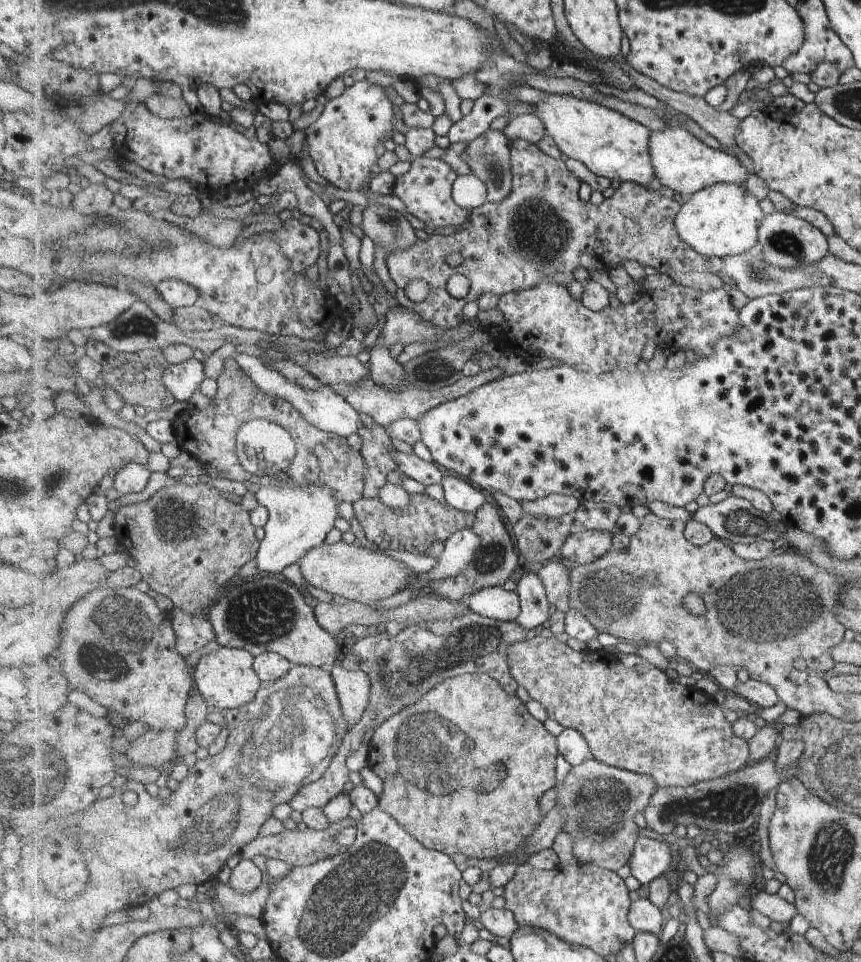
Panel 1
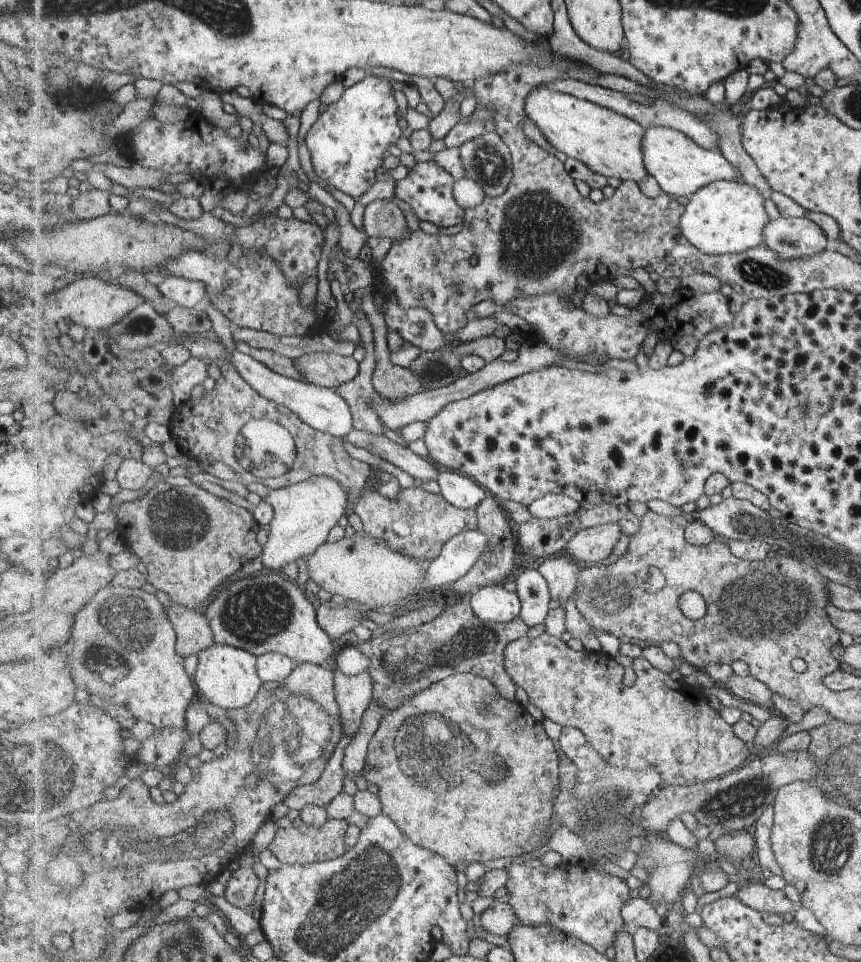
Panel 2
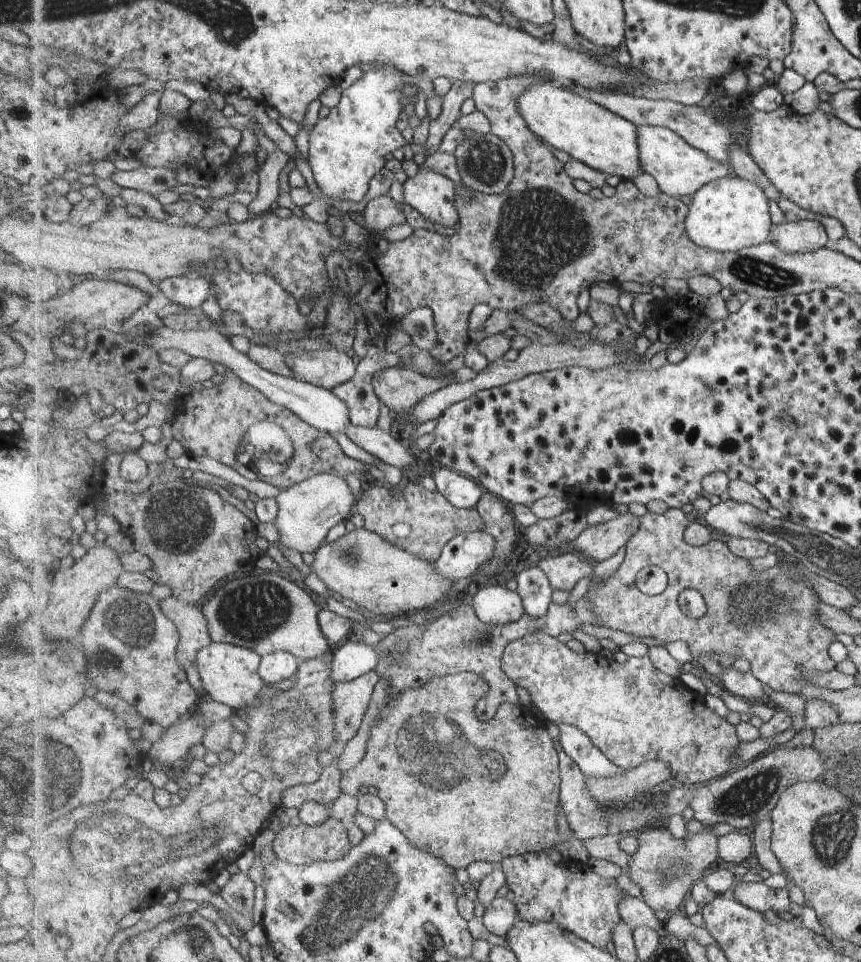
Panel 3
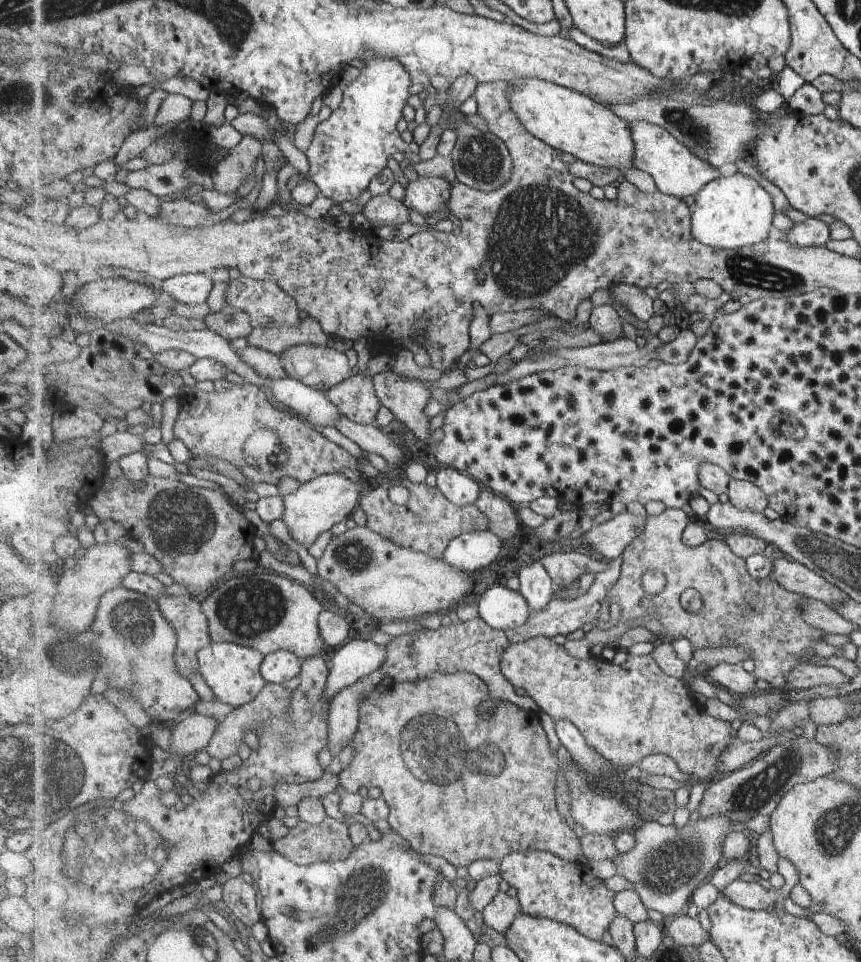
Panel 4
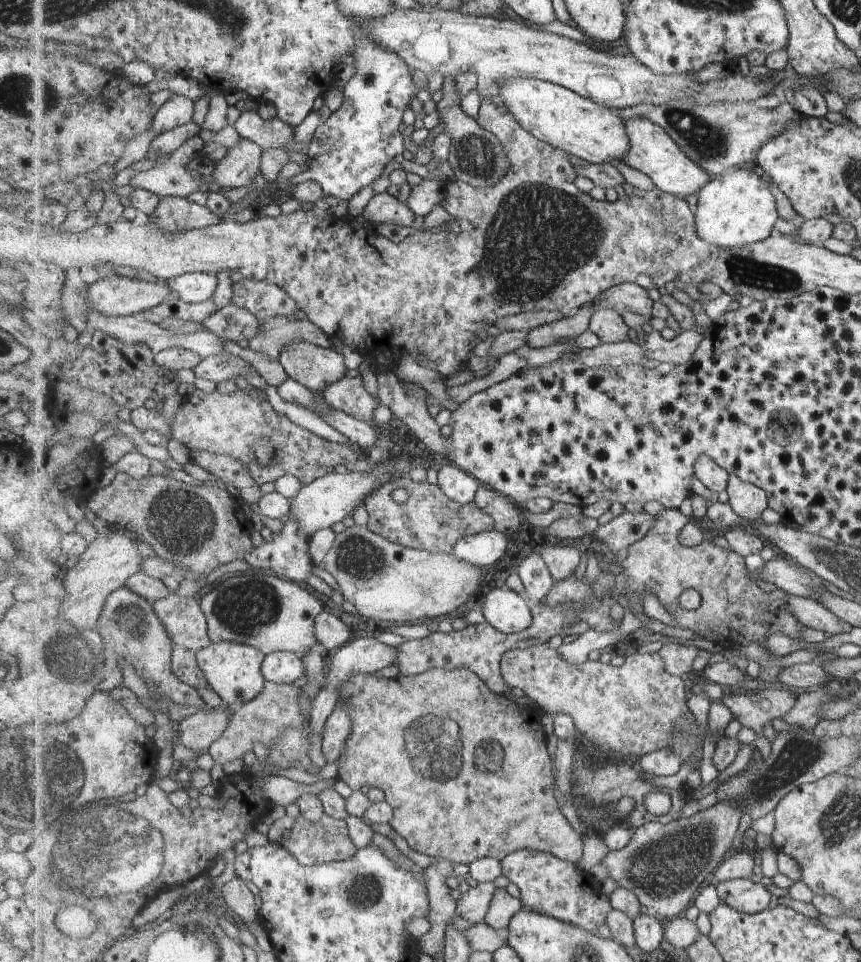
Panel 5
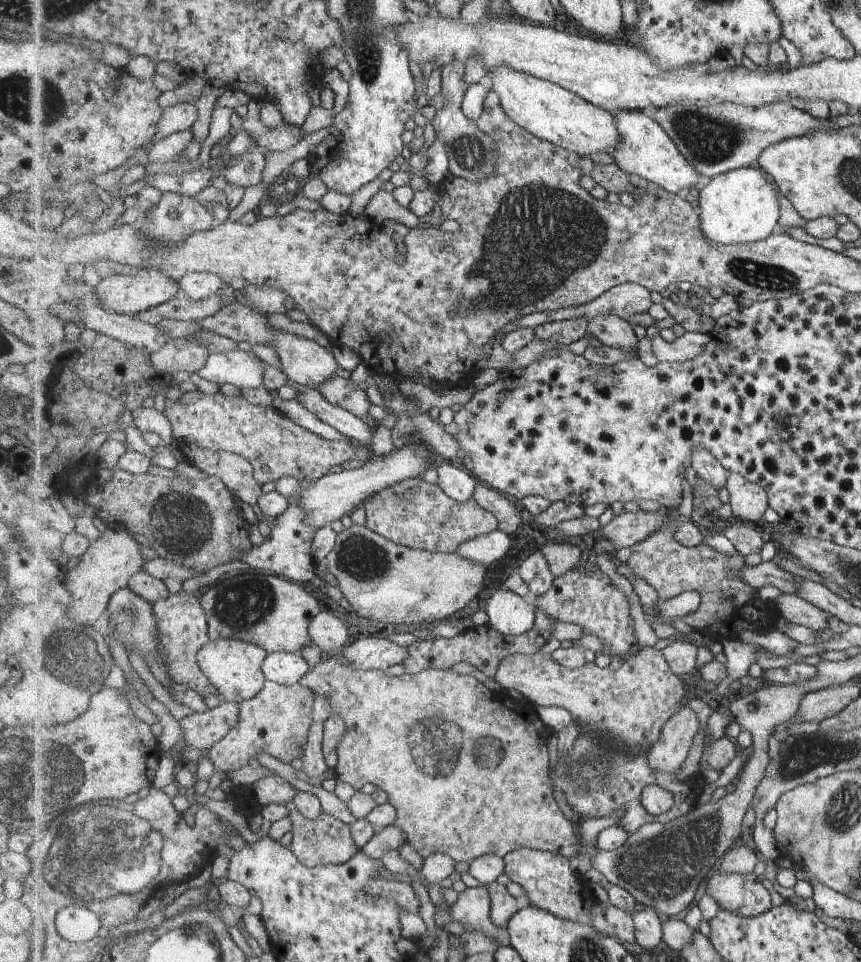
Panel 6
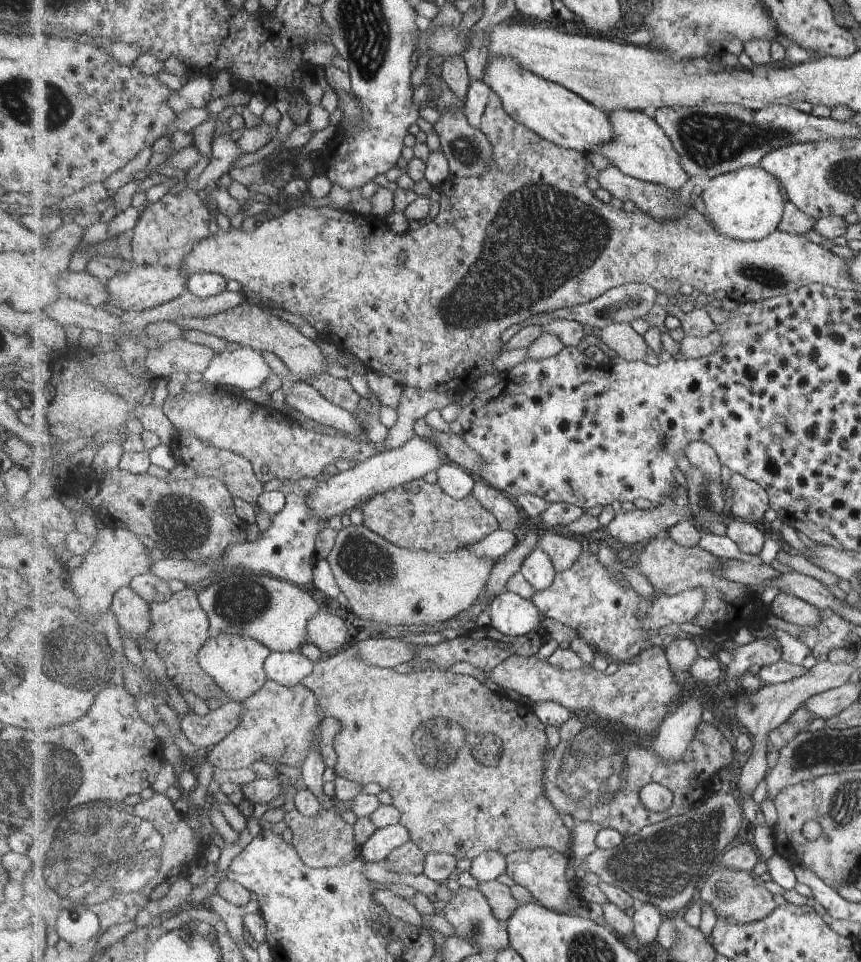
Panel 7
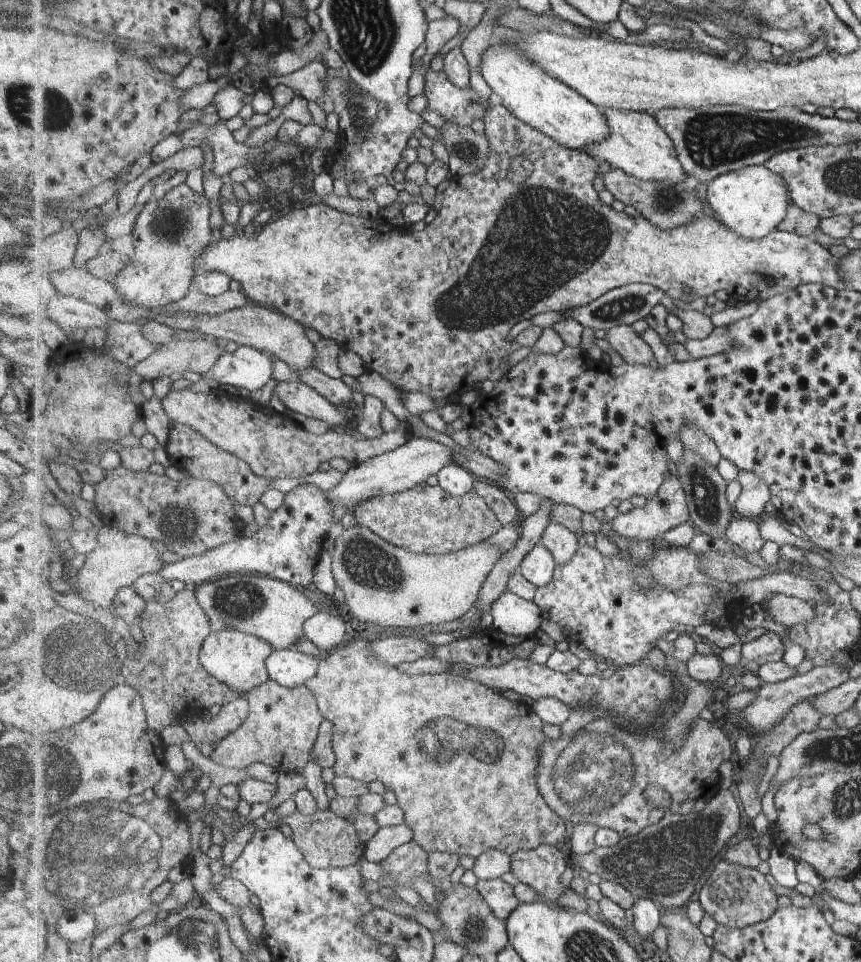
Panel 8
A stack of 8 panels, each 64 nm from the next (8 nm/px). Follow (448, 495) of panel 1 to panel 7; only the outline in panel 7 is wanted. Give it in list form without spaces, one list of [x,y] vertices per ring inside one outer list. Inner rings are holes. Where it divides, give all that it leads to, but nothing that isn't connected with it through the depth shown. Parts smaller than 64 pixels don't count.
[[[446,462],[439,468],[438,485],[456,500],[465,500],[474,494],[477,476],[454,462]]]

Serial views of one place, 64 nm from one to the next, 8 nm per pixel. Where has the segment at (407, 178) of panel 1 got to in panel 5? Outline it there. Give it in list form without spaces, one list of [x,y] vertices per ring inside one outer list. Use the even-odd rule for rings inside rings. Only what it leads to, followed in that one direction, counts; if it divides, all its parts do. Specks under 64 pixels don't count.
[[[425,179],[421,184],[411,188],[406,204],[416,215],[423,217],[427,216],[437,204],[443,204],[445,195],[445,182],[439,179]]]

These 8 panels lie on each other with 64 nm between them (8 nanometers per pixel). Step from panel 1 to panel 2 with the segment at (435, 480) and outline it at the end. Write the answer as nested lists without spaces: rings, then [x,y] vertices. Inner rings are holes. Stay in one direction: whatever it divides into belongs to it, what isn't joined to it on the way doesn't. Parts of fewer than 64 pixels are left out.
[[[351,430],[347,440],[355,447],[363,447],[372,454],[397,466],[408,473],[417,483],[424,483],[429,480],[436,480],[439,466],[431,466],[425,457],[415,454],[407,444],[401,446],[385,435],[369,432]]]

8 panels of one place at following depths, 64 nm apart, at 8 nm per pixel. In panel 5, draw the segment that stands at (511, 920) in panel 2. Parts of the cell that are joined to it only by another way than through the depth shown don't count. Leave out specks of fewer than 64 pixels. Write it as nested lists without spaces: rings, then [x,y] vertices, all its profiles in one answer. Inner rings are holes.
[[[499,887],[493,895],[490,909],[486,914],[486,923],[497,931],[507,929],[511,919],[523,908],[521,899],[513,895],[503,887]]]

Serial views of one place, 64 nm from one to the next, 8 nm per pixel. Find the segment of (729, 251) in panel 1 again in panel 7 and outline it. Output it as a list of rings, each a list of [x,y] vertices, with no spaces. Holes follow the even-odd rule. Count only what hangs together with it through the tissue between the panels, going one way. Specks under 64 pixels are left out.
[[[760,164],[714,177],[703,184],[705,210],[717,234],[739,241],[761,241],[778,231],[787,197],[780,179]]]

